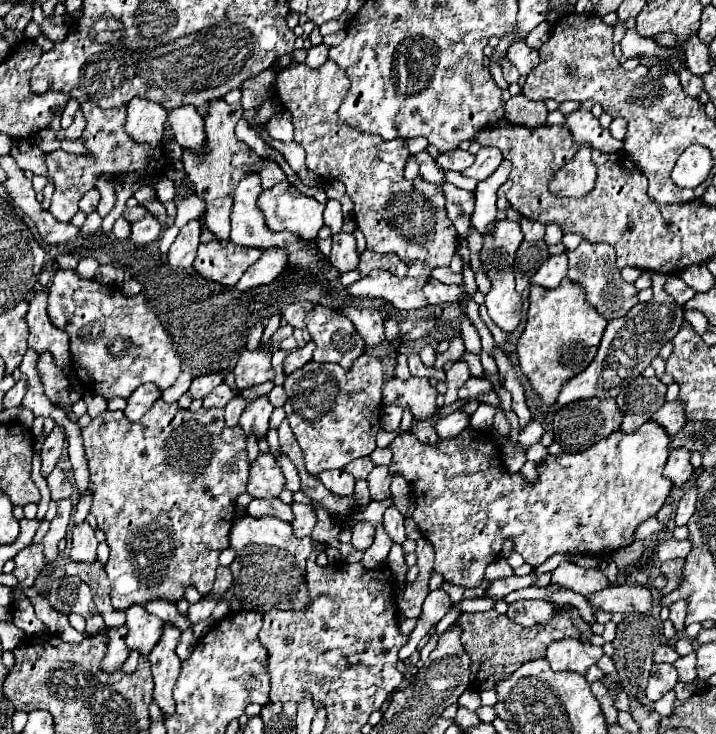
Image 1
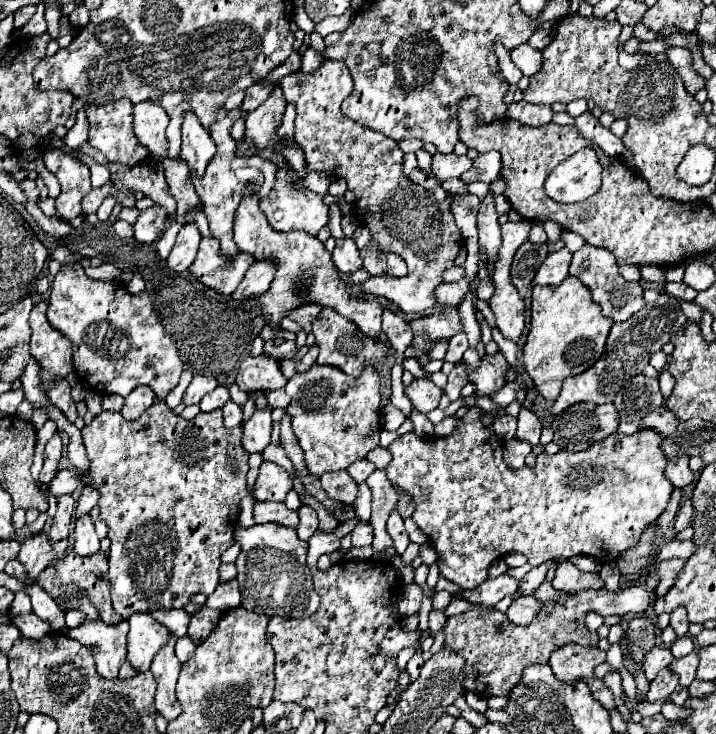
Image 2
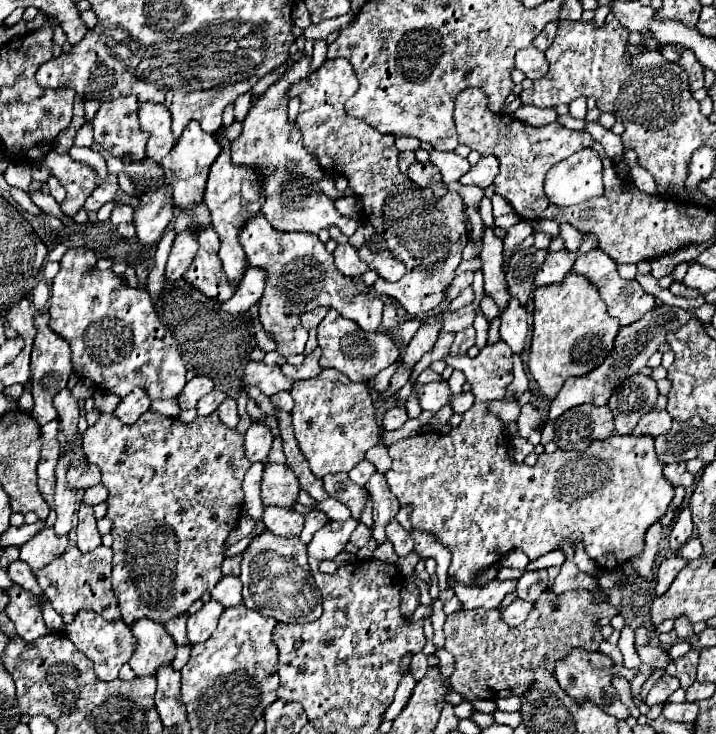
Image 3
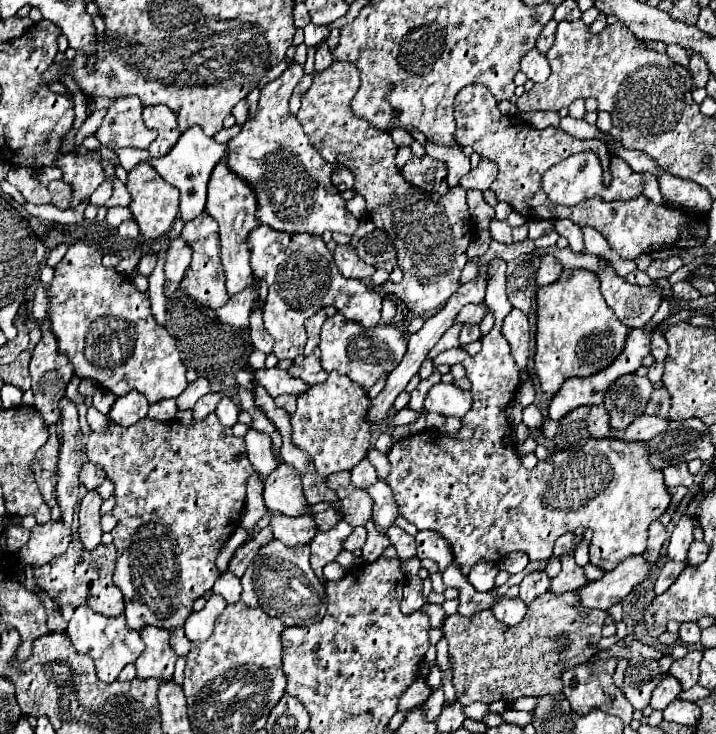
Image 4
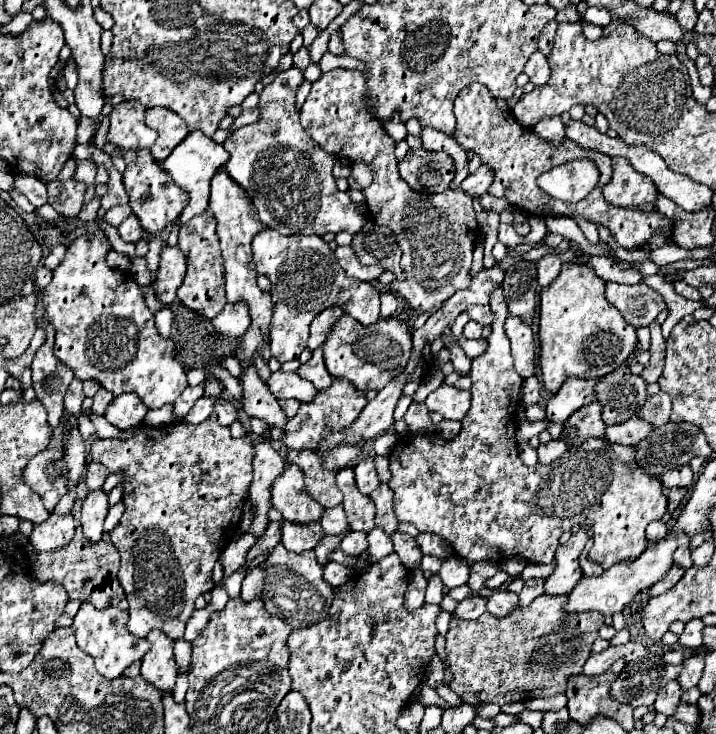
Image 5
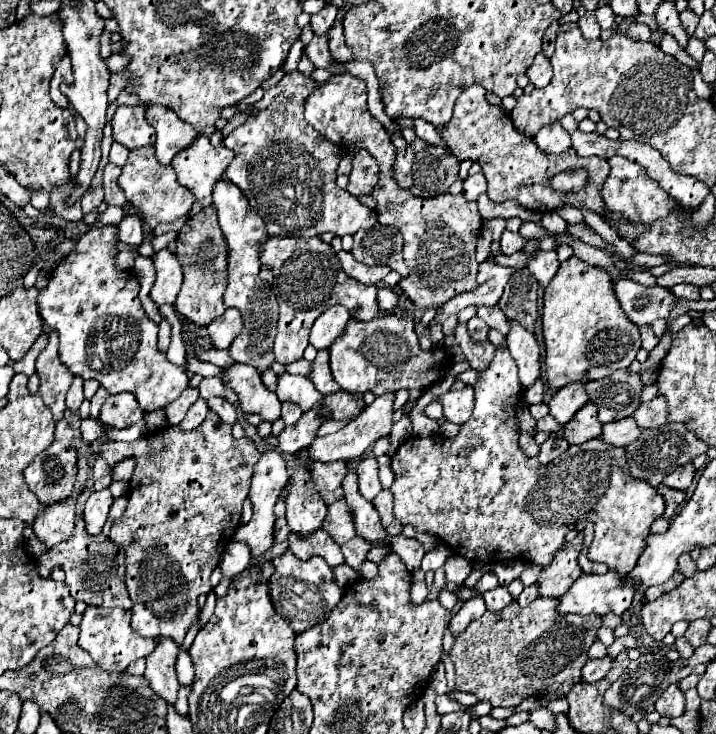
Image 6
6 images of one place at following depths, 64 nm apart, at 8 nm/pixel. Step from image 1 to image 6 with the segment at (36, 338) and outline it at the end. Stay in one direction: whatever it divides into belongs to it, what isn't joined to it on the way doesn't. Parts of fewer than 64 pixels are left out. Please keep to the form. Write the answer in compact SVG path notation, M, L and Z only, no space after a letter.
M54 330L48 336L48 346L36 358L36 374L40 378L38 394L44 404L52 410L54 422L60 422L66 410L66 392L74 380L72 372L58 358L58 336Z

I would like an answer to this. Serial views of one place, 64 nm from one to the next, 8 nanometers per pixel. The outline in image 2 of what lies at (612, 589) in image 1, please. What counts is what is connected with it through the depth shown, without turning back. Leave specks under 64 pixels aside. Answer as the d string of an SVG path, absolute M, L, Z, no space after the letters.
M630 586L618 592L612 590L584 590L574 596L562 598L558 602L545 602L534 622L528 626L516 626L508 622L506 614L500 614L494 608L480 608L464 614L450 616L446 622L446 646L456 650L466 658L466 678L464 690L486 694L486 696L506 696L510 688L520 680L522 668L528 664L544 664L550 658L550 652L576 642L582 646L596 646L598 634L590 632L584 624L584 614L594 610L602 616L608 614L642 614L648 610L648 592L642 586Z

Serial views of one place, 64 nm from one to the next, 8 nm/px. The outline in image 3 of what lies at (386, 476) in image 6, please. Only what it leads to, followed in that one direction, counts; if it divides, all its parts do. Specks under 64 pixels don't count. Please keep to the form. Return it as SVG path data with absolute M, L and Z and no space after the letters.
M376 444L374 448L370 448L368 454L366 454L366 460L372 462L376 466L376 470L382 472L382 474L388 472L390 464L392 464L392 458L388 456L388 448L384 444Z

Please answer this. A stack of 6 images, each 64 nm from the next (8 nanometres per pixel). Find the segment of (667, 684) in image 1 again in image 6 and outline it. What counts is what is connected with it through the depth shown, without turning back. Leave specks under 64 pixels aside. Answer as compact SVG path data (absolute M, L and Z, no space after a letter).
M670 684L656 700L656 712L662 716L682 716L684 714L684 694L678 684Z

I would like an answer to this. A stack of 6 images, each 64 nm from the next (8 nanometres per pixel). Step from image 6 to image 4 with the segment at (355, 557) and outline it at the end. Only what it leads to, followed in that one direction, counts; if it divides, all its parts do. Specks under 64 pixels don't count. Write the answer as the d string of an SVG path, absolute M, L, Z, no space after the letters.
M358 526L358 528L354 528L354 532L346 538L344 550L356 552L356 550L360 550L360 548L364 546L364 542L366 542L366 528L364 528L364 526Z

